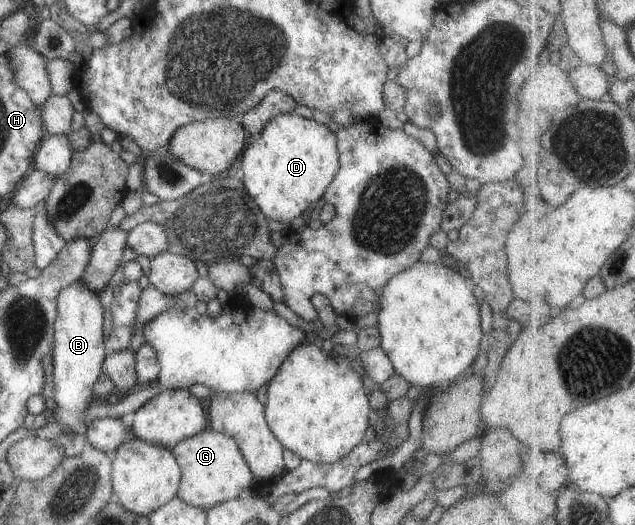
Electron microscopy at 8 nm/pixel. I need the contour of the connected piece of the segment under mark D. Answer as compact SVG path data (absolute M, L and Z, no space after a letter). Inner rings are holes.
M281 113L274 116L263 128L249 138L238 159L239 180L244 195L252 200L252 204L267 220L290 222L303 213L322 197L326 186L338 171L338 154L334 133L325 125L314 120L306 120L293 113Z

